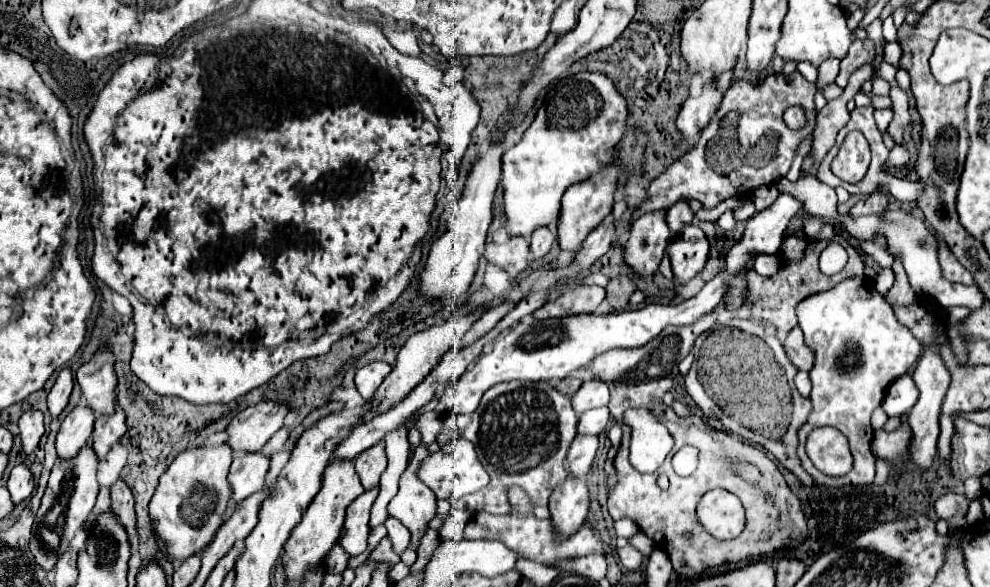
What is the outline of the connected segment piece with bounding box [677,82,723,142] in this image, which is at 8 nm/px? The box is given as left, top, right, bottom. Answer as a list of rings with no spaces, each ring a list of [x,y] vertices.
[[[707,82],[703,86],[703,92],[699,98],[687,98],[683,102],[683,108],[677,118],[677,130],[685,140],[697,142],[701,130],[709,124],[709,116],[715,104],[721,102],[721,92],[713,82]]]

